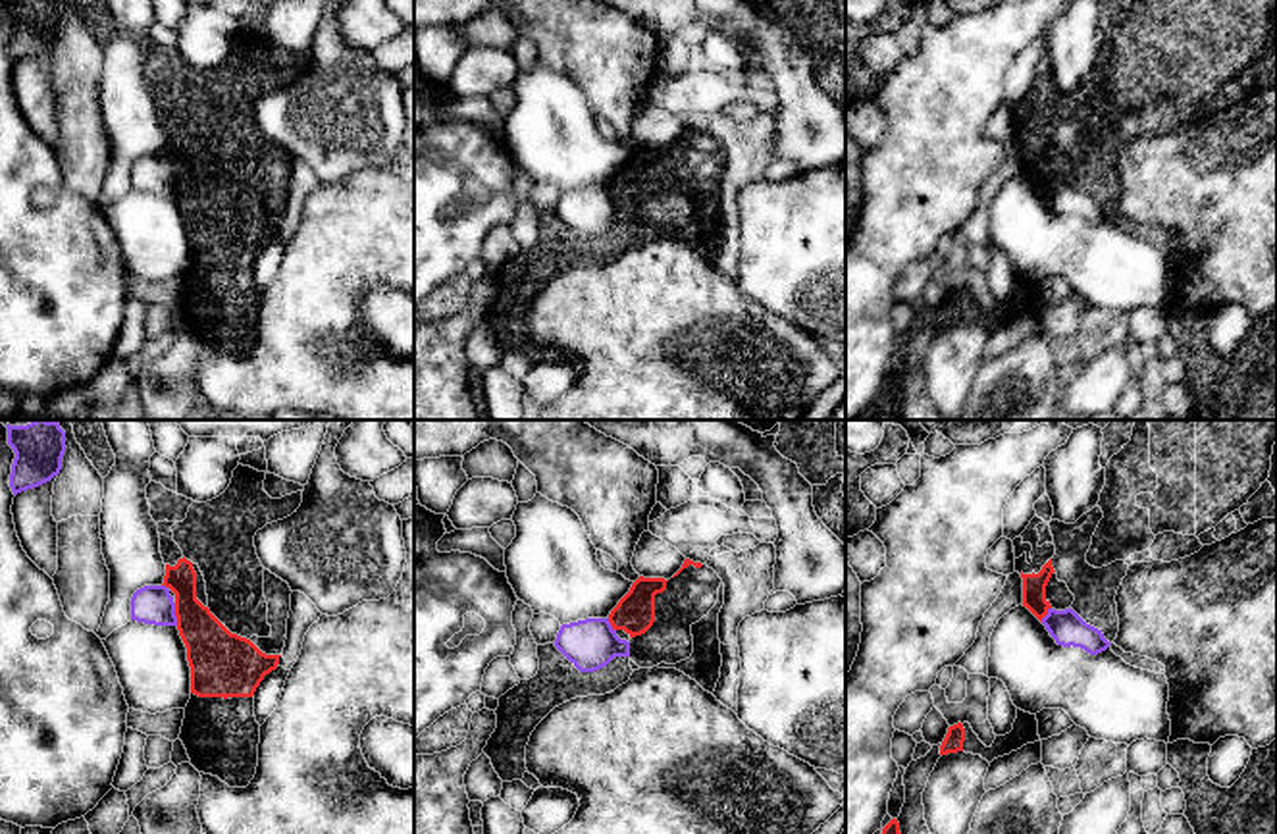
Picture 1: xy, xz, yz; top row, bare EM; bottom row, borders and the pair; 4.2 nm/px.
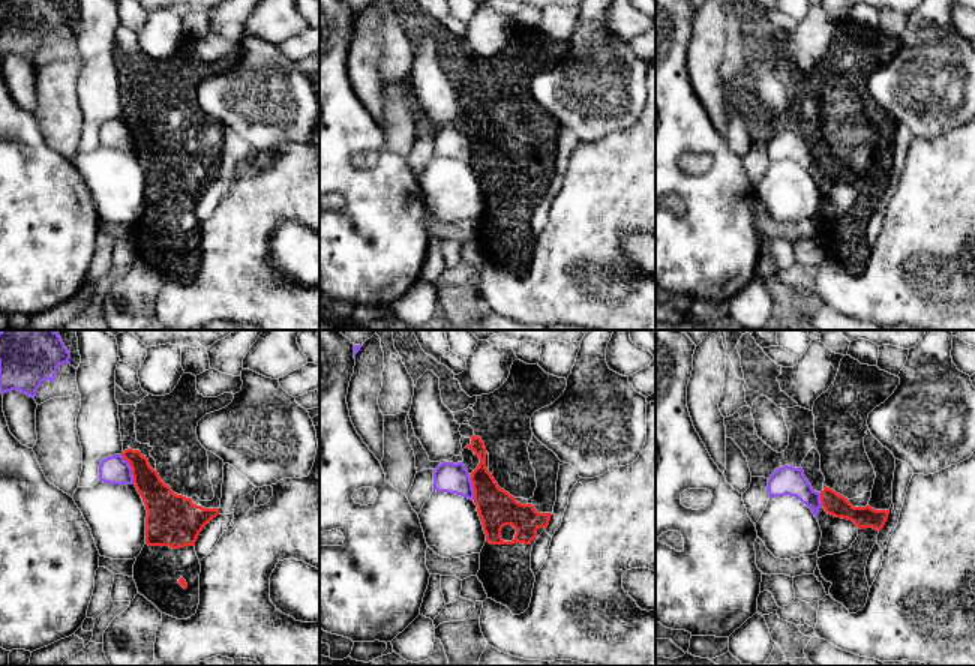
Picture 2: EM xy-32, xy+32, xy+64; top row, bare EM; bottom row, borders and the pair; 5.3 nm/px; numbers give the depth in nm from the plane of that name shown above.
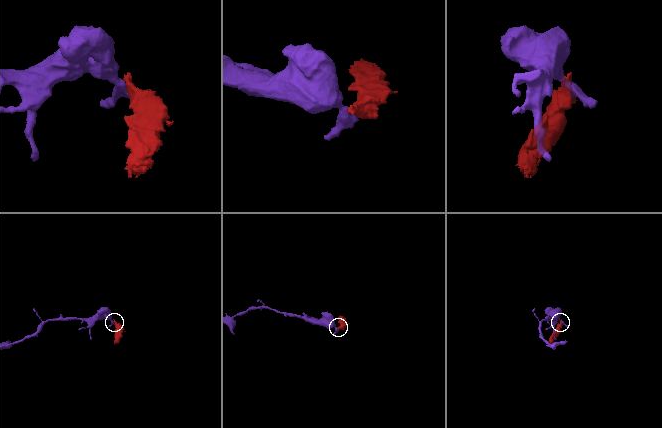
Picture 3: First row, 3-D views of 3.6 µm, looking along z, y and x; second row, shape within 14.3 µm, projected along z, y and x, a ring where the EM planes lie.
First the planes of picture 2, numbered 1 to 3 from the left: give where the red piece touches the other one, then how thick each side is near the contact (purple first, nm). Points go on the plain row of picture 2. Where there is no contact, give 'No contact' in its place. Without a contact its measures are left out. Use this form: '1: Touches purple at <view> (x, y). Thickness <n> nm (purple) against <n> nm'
1: Touches purple at xy-32 (131, 132). Thickness 160 nm (purple) against 180 nm
2: Touches purple at xy+32 (473, 153). Thickness 160 nm (purple) against 200 nm
3: Touches purple at xy+64 (819, 164). Thickness 160 nm (purple) against 120 nm

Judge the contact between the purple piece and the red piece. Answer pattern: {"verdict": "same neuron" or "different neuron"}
{"verdict": "different neuron"}

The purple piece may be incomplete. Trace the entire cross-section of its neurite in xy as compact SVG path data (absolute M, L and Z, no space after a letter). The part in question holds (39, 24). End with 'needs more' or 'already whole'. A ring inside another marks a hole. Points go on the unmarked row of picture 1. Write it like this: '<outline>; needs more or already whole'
M8 0L15 27L10 42L13 64L50 50L62 39L65 0Z; already whole

